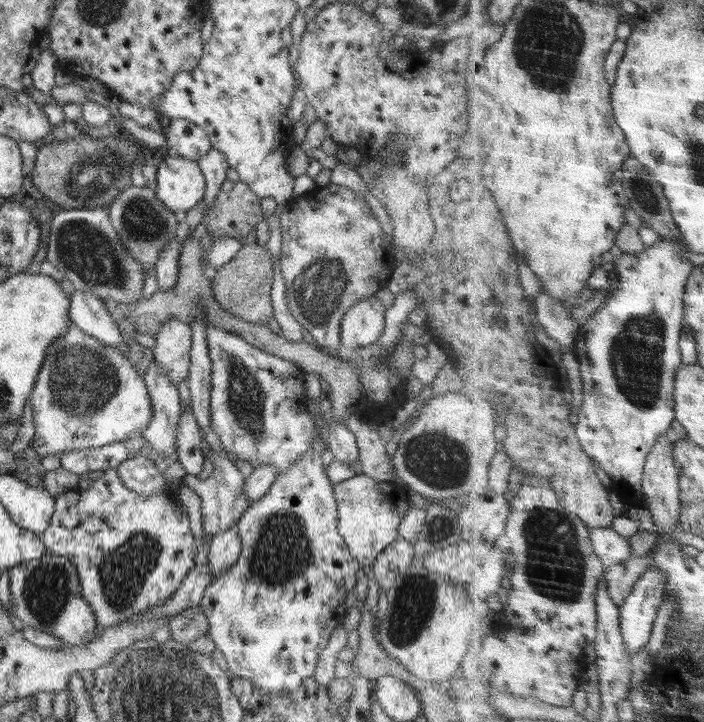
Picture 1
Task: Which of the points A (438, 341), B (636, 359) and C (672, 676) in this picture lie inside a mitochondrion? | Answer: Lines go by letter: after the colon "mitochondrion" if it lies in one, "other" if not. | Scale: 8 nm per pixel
A: other
B: mitochondrion
C: other

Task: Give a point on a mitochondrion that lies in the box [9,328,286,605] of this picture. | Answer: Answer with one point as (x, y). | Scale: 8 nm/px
(84, 383)

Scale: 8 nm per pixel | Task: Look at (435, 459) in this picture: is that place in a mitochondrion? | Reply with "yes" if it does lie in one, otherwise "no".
yes

